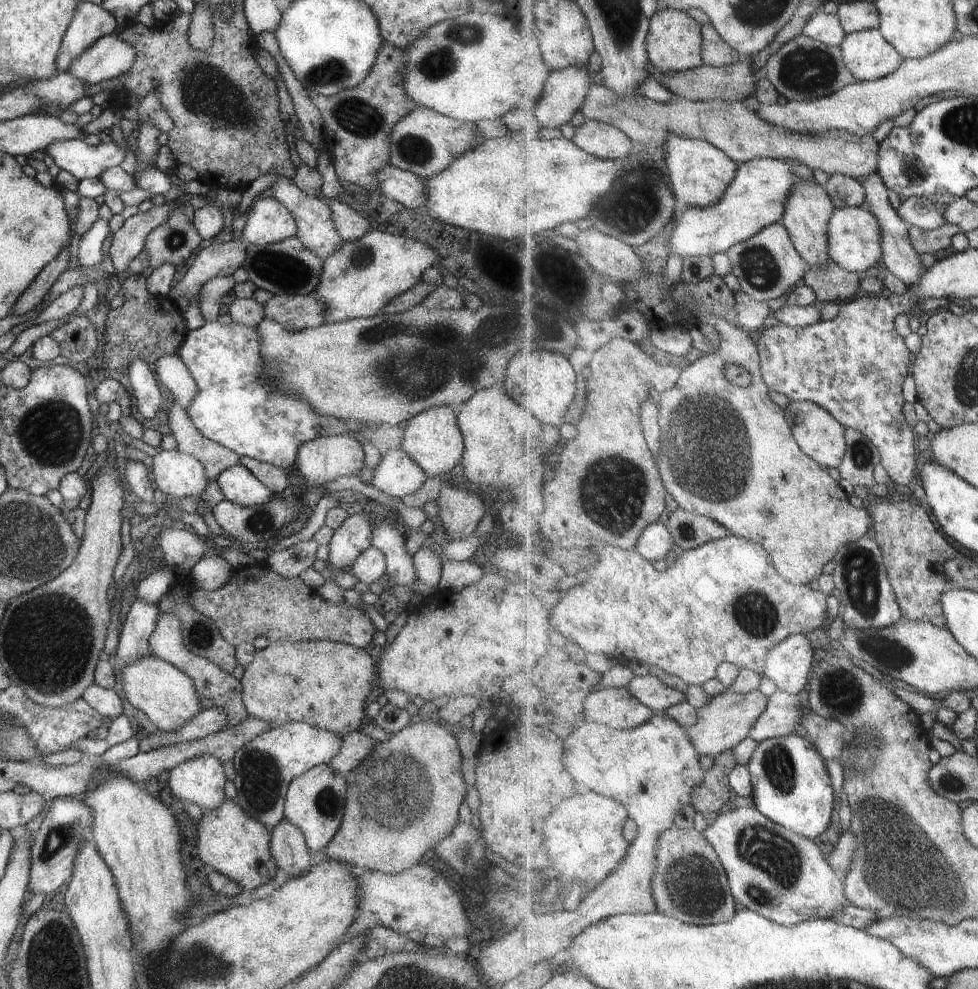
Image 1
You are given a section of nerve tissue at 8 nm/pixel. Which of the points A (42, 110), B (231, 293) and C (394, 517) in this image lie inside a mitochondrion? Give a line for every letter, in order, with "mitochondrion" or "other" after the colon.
A: other
B: other
C: other

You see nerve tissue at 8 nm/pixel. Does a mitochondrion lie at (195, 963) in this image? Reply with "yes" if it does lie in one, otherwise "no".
yes

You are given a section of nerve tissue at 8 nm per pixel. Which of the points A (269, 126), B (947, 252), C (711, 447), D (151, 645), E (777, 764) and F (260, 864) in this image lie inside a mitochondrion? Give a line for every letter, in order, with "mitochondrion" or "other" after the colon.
A: other
B: other
C: mitochondrion
D: other
E: mitochondrion
F: other

